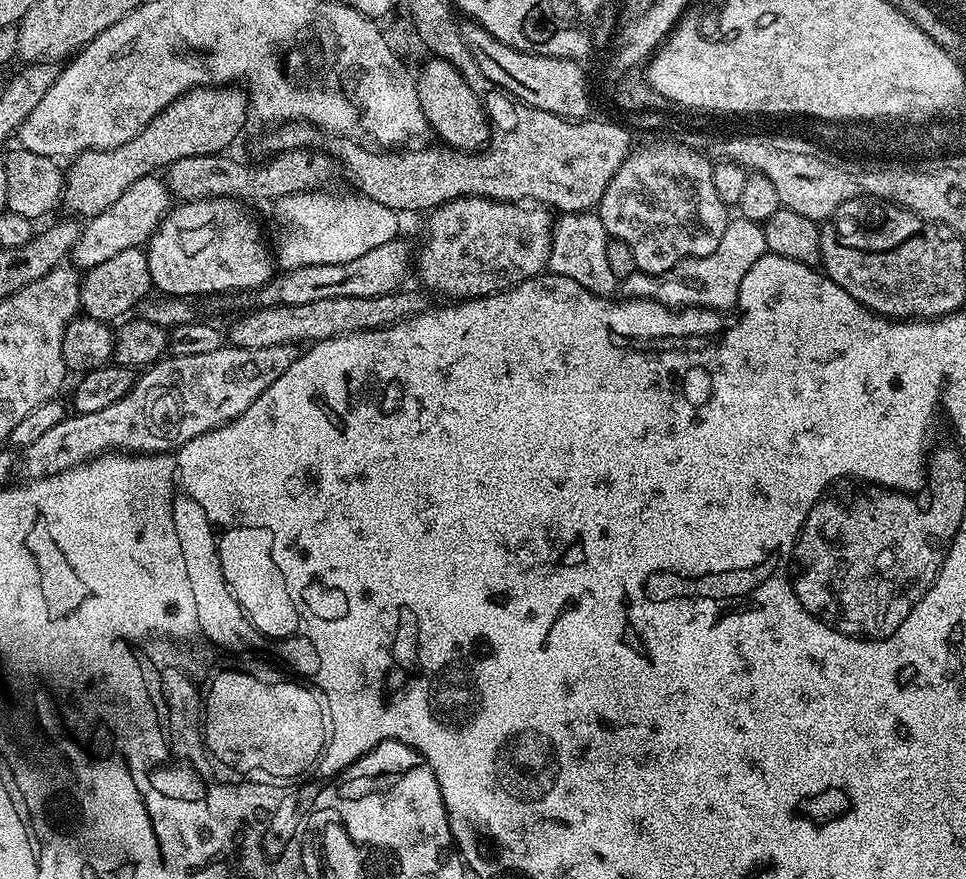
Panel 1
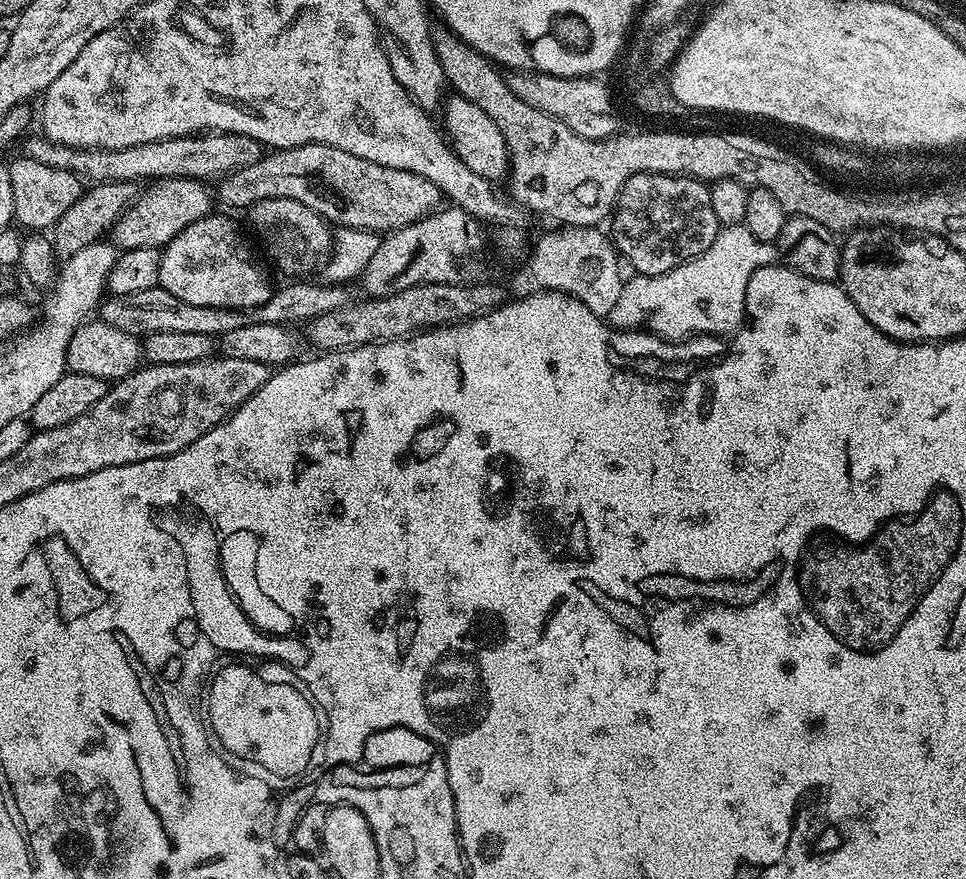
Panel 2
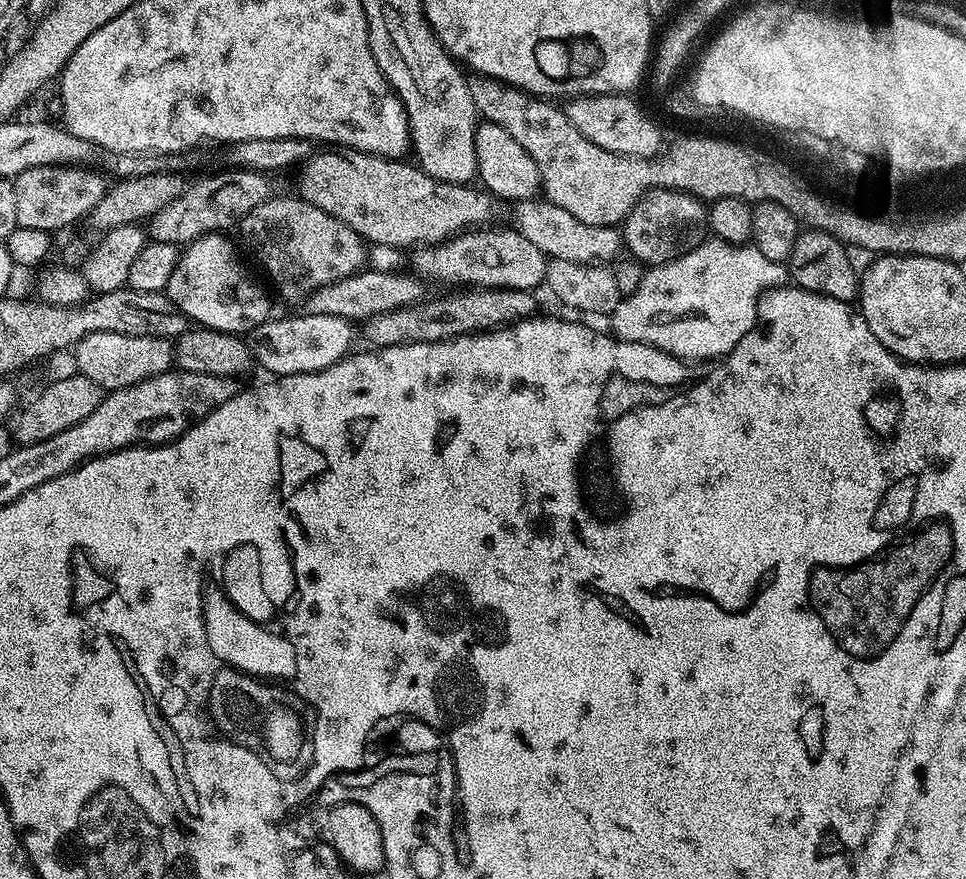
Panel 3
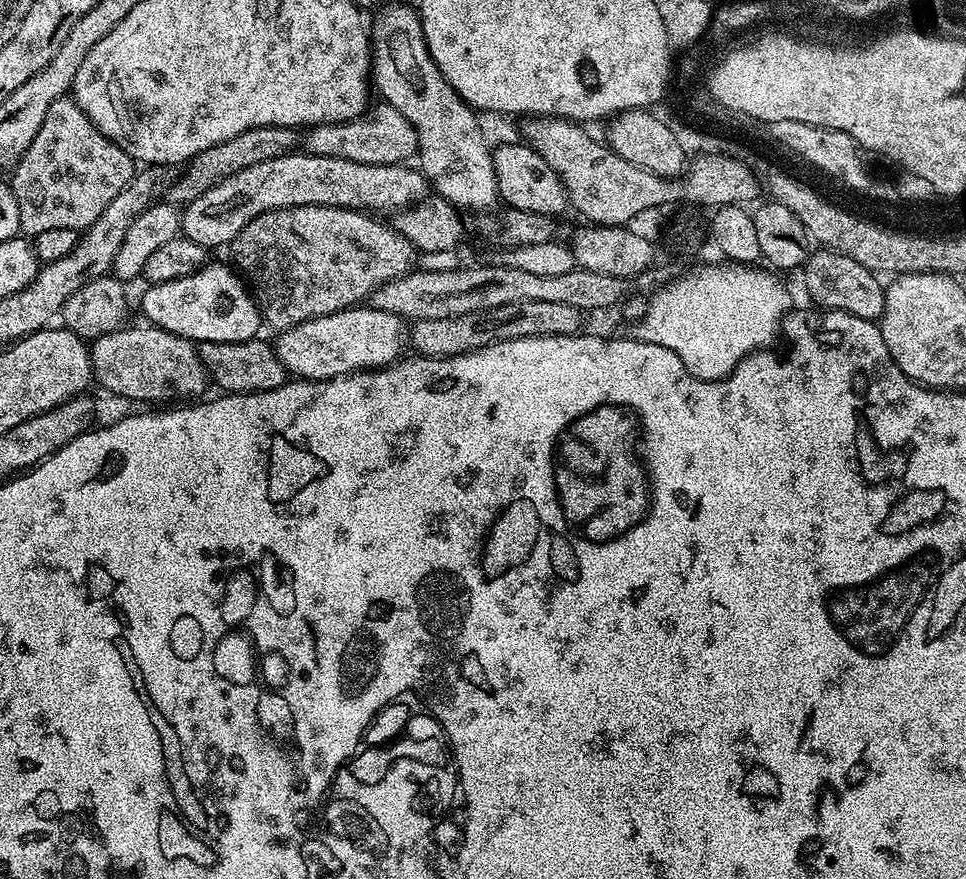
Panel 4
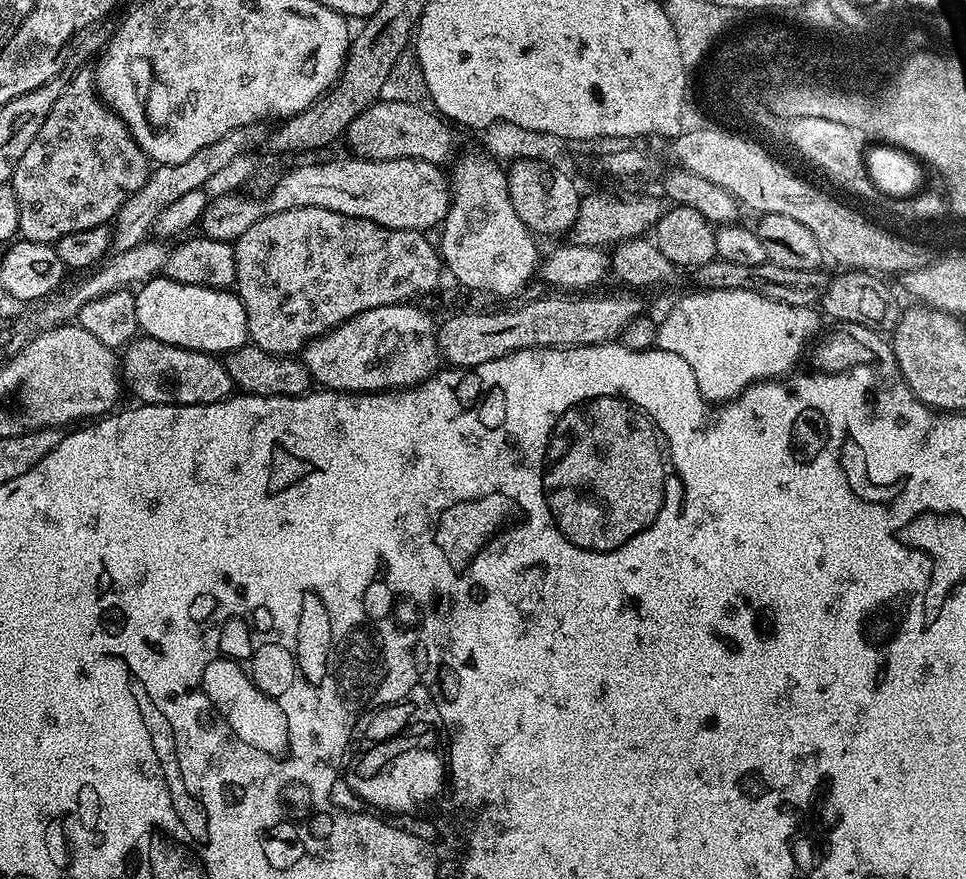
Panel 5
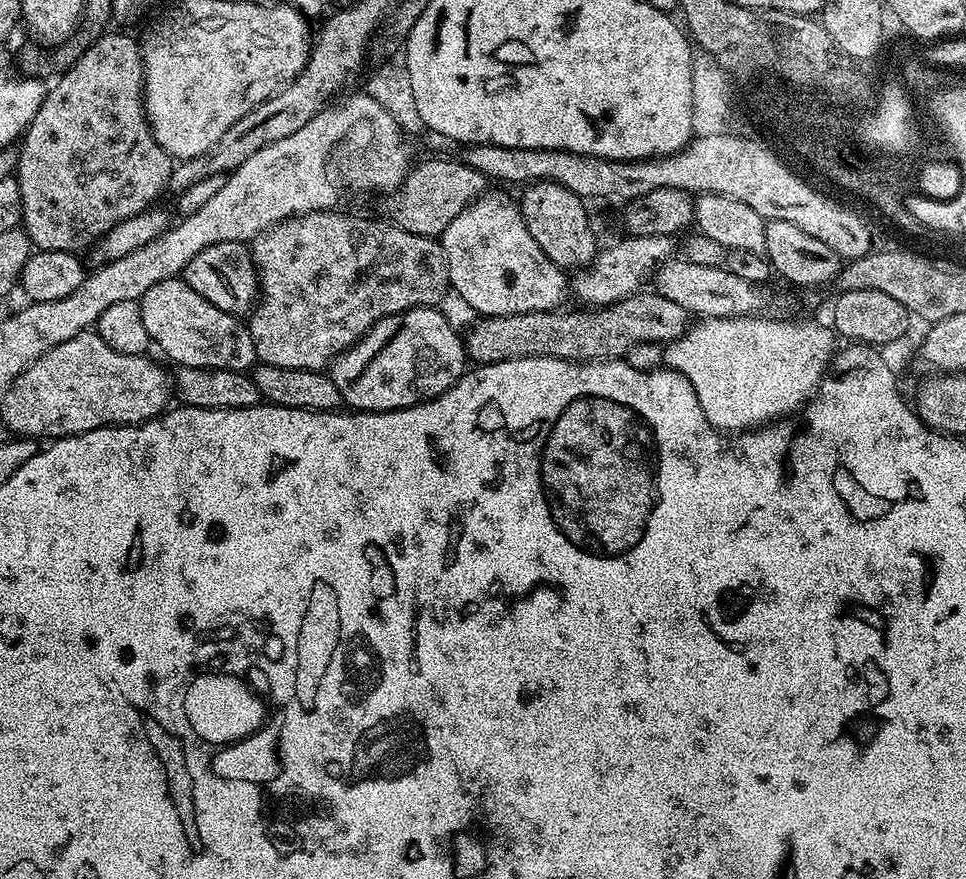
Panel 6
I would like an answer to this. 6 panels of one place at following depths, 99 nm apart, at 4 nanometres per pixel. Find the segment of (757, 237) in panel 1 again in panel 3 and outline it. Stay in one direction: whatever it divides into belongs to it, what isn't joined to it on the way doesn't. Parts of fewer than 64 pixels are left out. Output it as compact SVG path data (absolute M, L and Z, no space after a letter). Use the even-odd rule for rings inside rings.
M708 238L678 258L649 267L642 282L638 282L638 290L621 298L610 313L610 332L618 340L649 344L685 362L715 362L732 352L757 324L756 307L762 293L787 285L789 280L787 267L781 261L766 258L766 254L751 243L728 244L724 240Z

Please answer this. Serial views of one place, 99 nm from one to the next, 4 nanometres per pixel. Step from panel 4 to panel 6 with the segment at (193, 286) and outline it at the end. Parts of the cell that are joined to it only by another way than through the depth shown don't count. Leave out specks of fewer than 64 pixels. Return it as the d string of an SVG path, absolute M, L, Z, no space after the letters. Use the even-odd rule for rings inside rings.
M183 278L150 286L138 303L149 341L155 347L157 344L173 360L173 365L248 372L257 363L247 323L239 315L218 310L218 306L206 302L198 290L190 290Z

